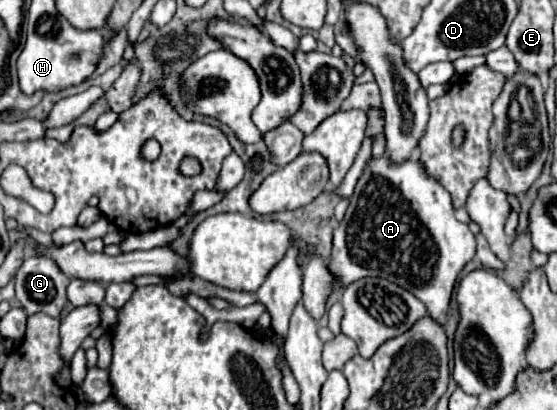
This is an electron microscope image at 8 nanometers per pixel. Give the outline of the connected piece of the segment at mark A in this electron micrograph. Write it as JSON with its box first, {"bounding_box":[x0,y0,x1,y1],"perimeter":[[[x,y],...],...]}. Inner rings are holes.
{"bounding_box":[328,156,476,322],"perimeter":[[[382,156],[378,160],[372,158],[362,172],[362,178],[358,180],[346,216],[334,230],[334,248],[328,266],[342,286],[348,286],[350,282],[366,276],[390,280],[422,300],[428,308],[428,316],[440,322],[442,316],[450,314],[450,298],[456,278],[462,268],[474,258],[474,254],[476,238],[466,224],[456,220],[450,194],[446,194],[446,190],[438,182],[426,176],[418,160],[392,164],[386,156]]]}

